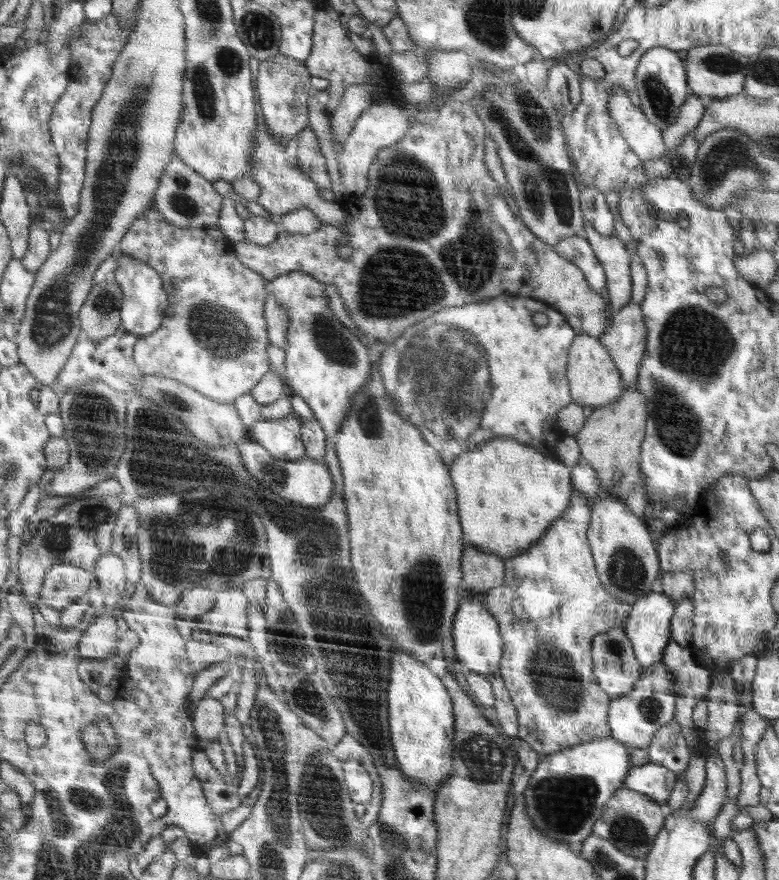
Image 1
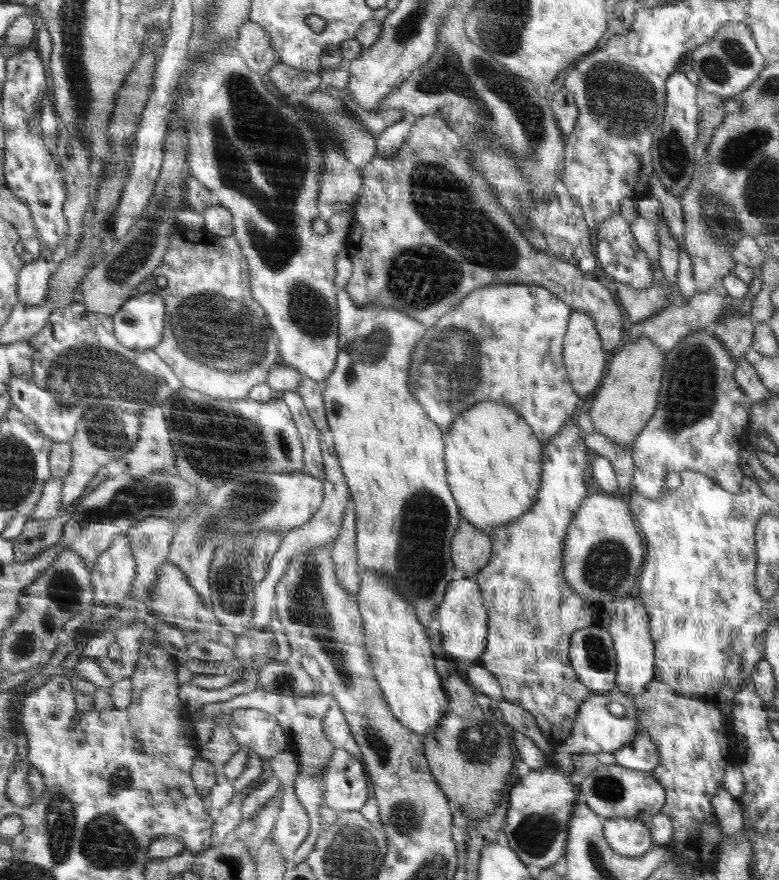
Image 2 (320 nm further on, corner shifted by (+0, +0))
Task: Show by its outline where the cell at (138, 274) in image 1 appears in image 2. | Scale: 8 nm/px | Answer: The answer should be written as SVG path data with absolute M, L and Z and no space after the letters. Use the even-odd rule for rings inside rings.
M135 293L111 317L116 340L128 349L153 350L162 342L165 302L158 294Z

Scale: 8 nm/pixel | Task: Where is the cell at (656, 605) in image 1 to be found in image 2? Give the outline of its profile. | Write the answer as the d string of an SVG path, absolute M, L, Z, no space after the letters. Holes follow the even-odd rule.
M635 595L602 604L599 625L612 630L616 650L620 650L620 692L634 696L643 694L654 680L655 648L648 626L648 612Z

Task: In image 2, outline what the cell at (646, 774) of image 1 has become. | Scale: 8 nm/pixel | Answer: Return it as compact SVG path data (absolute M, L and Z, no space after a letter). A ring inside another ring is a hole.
M607 765L583 775L582 800L594 811L594 815L608 818L638 818L650 826L655 814L665 803L664 787L650 771L631 770L624 766Z

